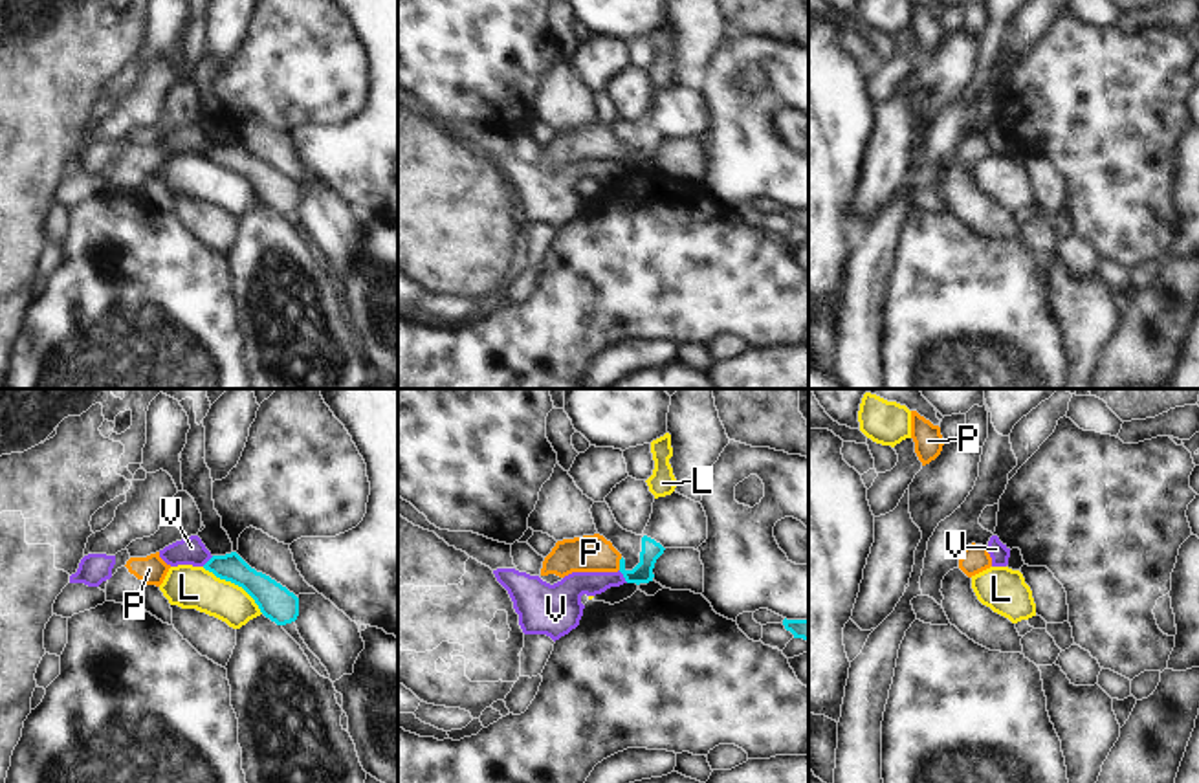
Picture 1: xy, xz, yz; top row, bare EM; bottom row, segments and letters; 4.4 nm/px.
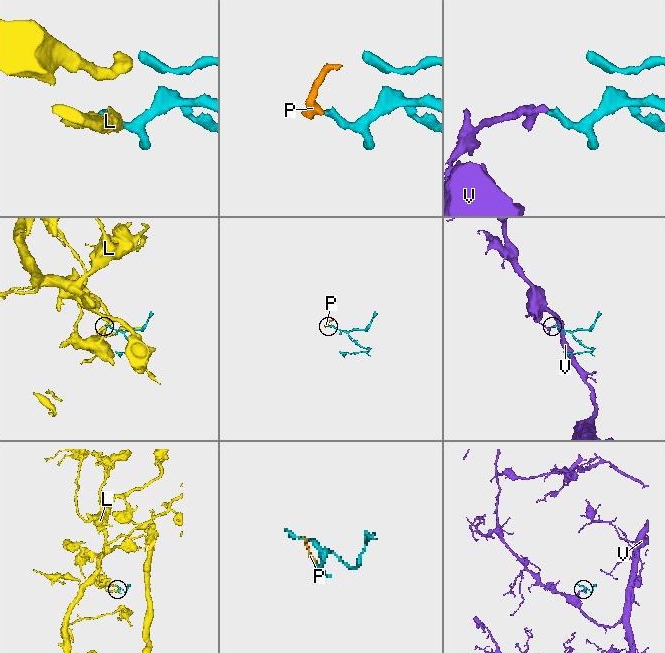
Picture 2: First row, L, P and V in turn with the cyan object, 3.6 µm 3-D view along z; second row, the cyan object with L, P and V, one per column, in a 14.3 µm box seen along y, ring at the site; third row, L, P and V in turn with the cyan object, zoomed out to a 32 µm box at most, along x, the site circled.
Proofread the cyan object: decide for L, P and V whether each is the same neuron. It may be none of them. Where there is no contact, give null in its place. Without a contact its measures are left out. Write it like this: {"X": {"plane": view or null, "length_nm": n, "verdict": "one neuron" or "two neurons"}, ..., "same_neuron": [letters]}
{"L": {"plane": "xy", "length_nm": 340, "verdict": "two neurons"}, "P": {"plane": "xz", "length_nm": 60, "verdict": "one neuron"}, "V": {"plane": "xz", "length_nm": 70, "verdict": "two neurons"}, "same_neuron": ["P"]}

